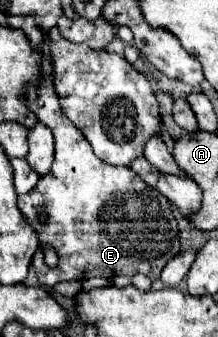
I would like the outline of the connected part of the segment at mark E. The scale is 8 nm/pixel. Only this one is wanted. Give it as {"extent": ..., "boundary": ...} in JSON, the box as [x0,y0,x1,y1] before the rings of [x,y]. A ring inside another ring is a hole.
{"extent":[18,72,180,286],"boundary":[[[40,72],[40,82],[38,84],[26,84],[24,92],[26,106],[36,114],[38,122],[48,126],[54,134],[54,164],[52,170],[42,176],[36,184],[36,188],[24,196],[18,196],[18,208],[22,216],[30,222],[34,232],[38,234],[38,240],[42,246],[52,244],[58,254],[60,262],[56,268],[48,268],[44,264],[42,248],[34,254],[34,268],[40,284],[44,286],[56,286],[58,282],[64,280],[84,280],[84,278],[114,278],[114,276],[134,276],[134,274],[146,274],[152,280],[158,280],[162,268],[166,266],[168,260],[172,260],[180,252],[180,238],[178,238],[178,224],[172,214],[172,204],[162,196],[156,188],[150,188],[140,180],[136,172],[130,168],[120,168],[120,166],[110,166],[102,162],[94,152],[88,140],[82,136],[78,128],[62,114],[56,88],[52,78],[44,76]],[[44,208],[48,214],[48,222],[40,224],[38,222],[38,210]]]}

